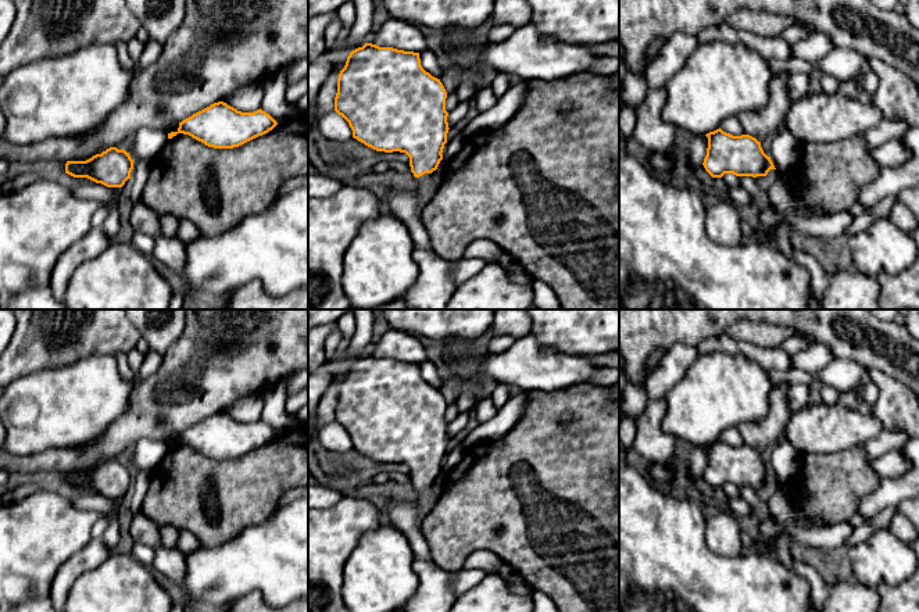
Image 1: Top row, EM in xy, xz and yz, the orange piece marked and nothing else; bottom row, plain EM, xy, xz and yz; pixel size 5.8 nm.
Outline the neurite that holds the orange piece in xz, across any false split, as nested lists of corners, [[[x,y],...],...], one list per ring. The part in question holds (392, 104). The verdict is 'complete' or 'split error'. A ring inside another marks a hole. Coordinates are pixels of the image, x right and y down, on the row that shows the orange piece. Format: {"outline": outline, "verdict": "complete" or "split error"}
{"outline": [[[372,43],[350,53],[337,79],[335,111],[348,122],[353,137],[376,151],[400,151],[410,157],[411,172],[416,178],[419,211],[437,190],[430,173],[443,160],[447,143],[450,128],[446,99],[443,83],[422,68],[419,53]]], "verdict": "split error"}

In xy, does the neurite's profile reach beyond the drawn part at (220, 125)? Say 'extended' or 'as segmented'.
as segmented

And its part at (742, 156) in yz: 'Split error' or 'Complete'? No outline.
Complete

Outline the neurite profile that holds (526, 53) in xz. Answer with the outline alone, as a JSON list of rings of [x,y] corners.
[[[533,24],[516,28],[501,43],[484,44],[484,61],[497,72],[515,74],[522,80],[553,83],[590,72],[600,56],[586,46],[544,37]]]

